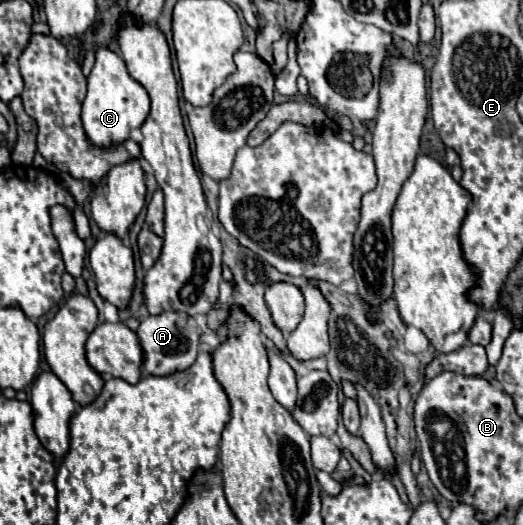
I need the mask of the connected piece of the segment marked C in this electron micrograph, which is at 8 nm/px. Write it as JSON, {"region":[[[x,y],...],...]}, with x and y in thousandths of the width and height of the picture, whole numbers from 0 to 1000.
{"region":[[[191,88],[184,95],[180,130],[168,141],[168,179],[157,198],[157,232],[176,274],[210,278],[222,270],[237,270],[249,259],[252,244],[272,240],[283,213],[287,213],[283,175],[268,156],[260,156],[245,141],[237,110],[214,99],[207,88]]]}

